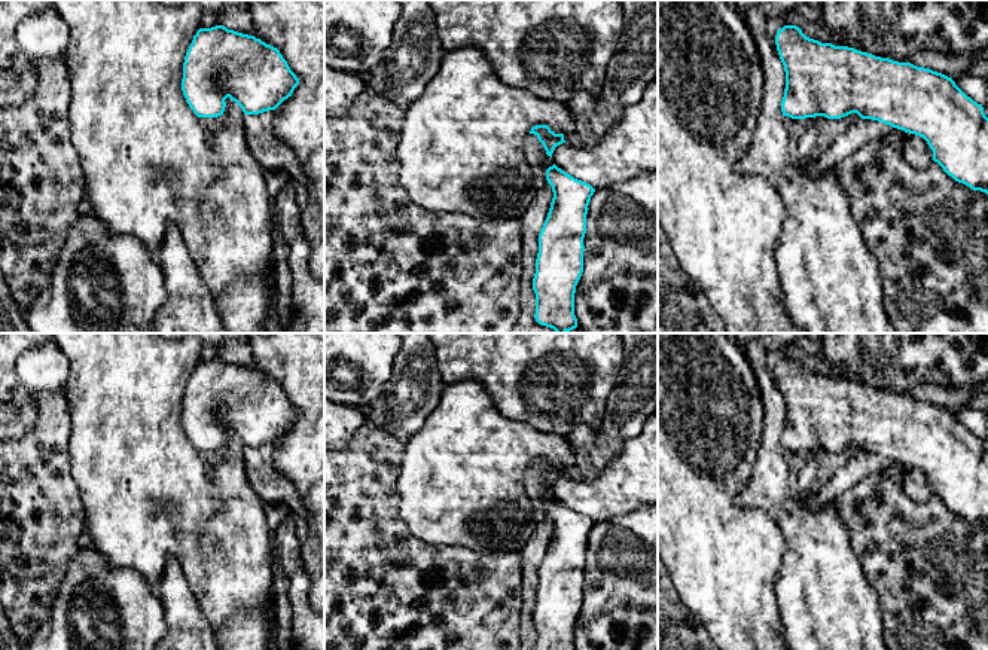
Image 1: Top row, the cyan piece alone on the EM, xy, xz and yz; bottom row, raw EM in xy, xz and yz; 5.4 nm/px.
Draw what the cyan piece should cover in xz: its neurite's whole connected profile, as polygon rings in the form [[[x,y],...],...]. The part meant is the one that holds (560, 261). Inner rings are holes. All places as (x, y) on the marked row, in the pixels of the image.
[[[555,164],[546,170],[554,198],[539,234],[533,290],[539,324],[567,333],[577,327],[576,286],[583,272],[586,214],[595,189]]]

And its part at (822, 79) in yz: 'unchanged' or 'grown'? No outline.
unchanged

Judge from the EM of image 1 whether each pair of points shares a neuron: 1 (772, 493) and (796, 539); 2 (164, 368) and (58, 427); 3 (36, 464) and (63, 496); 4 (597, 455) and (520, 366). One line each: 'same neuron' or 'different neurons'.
1: same neuron
2: different neurons
3: same neuron
4: different neurons

